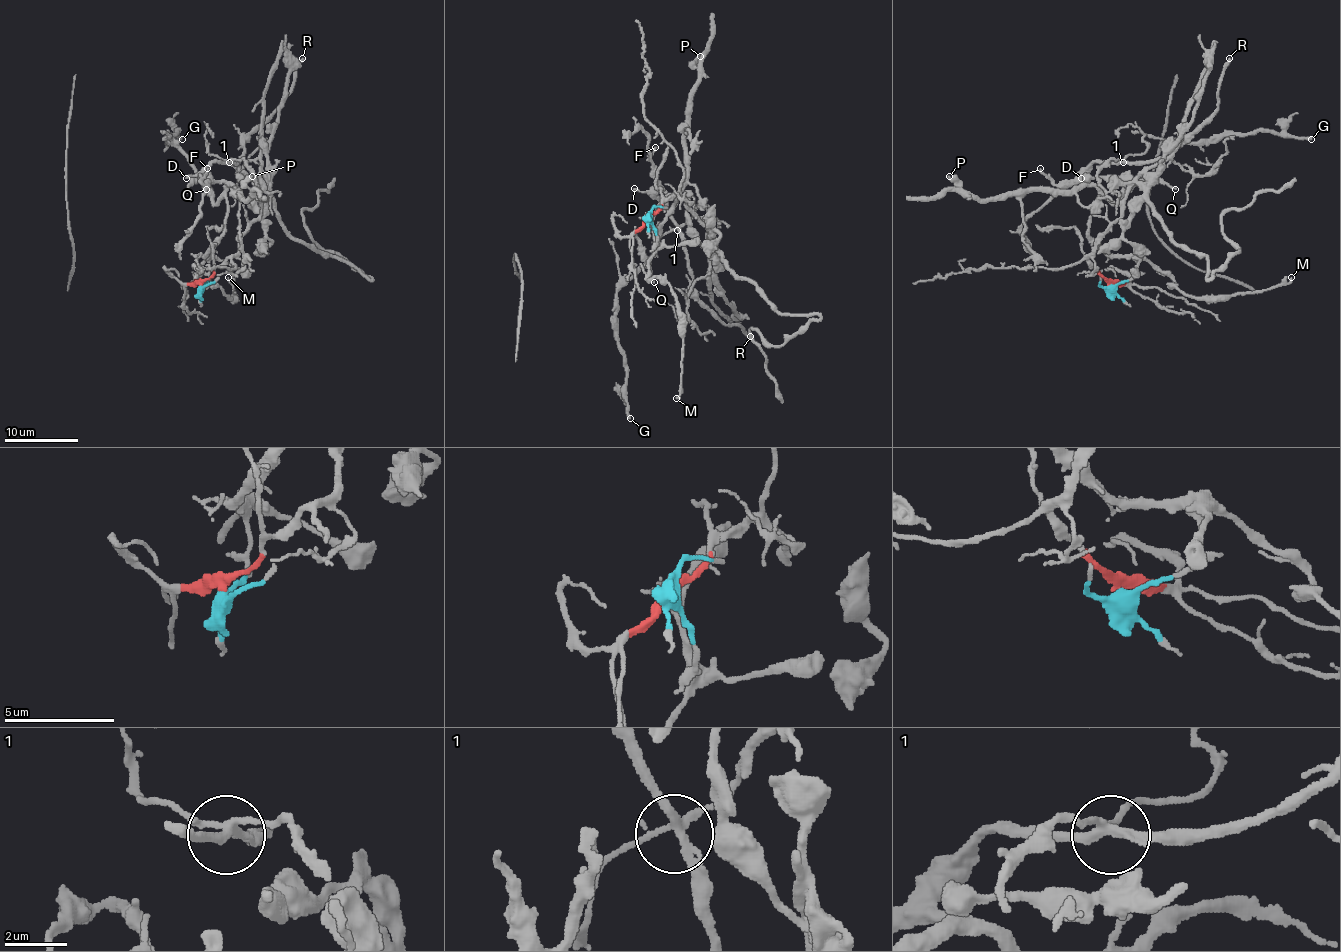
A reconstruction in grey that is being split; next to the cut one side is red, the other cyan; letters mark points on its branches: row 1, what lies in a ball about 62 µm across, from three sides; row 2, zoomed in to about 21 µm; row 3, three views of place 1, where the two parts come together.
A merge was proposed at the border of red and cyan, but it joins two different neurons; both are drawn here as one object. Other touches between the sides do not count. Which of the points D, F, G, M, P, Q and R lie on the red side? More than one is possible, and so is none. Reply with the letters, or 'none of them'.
none of them

